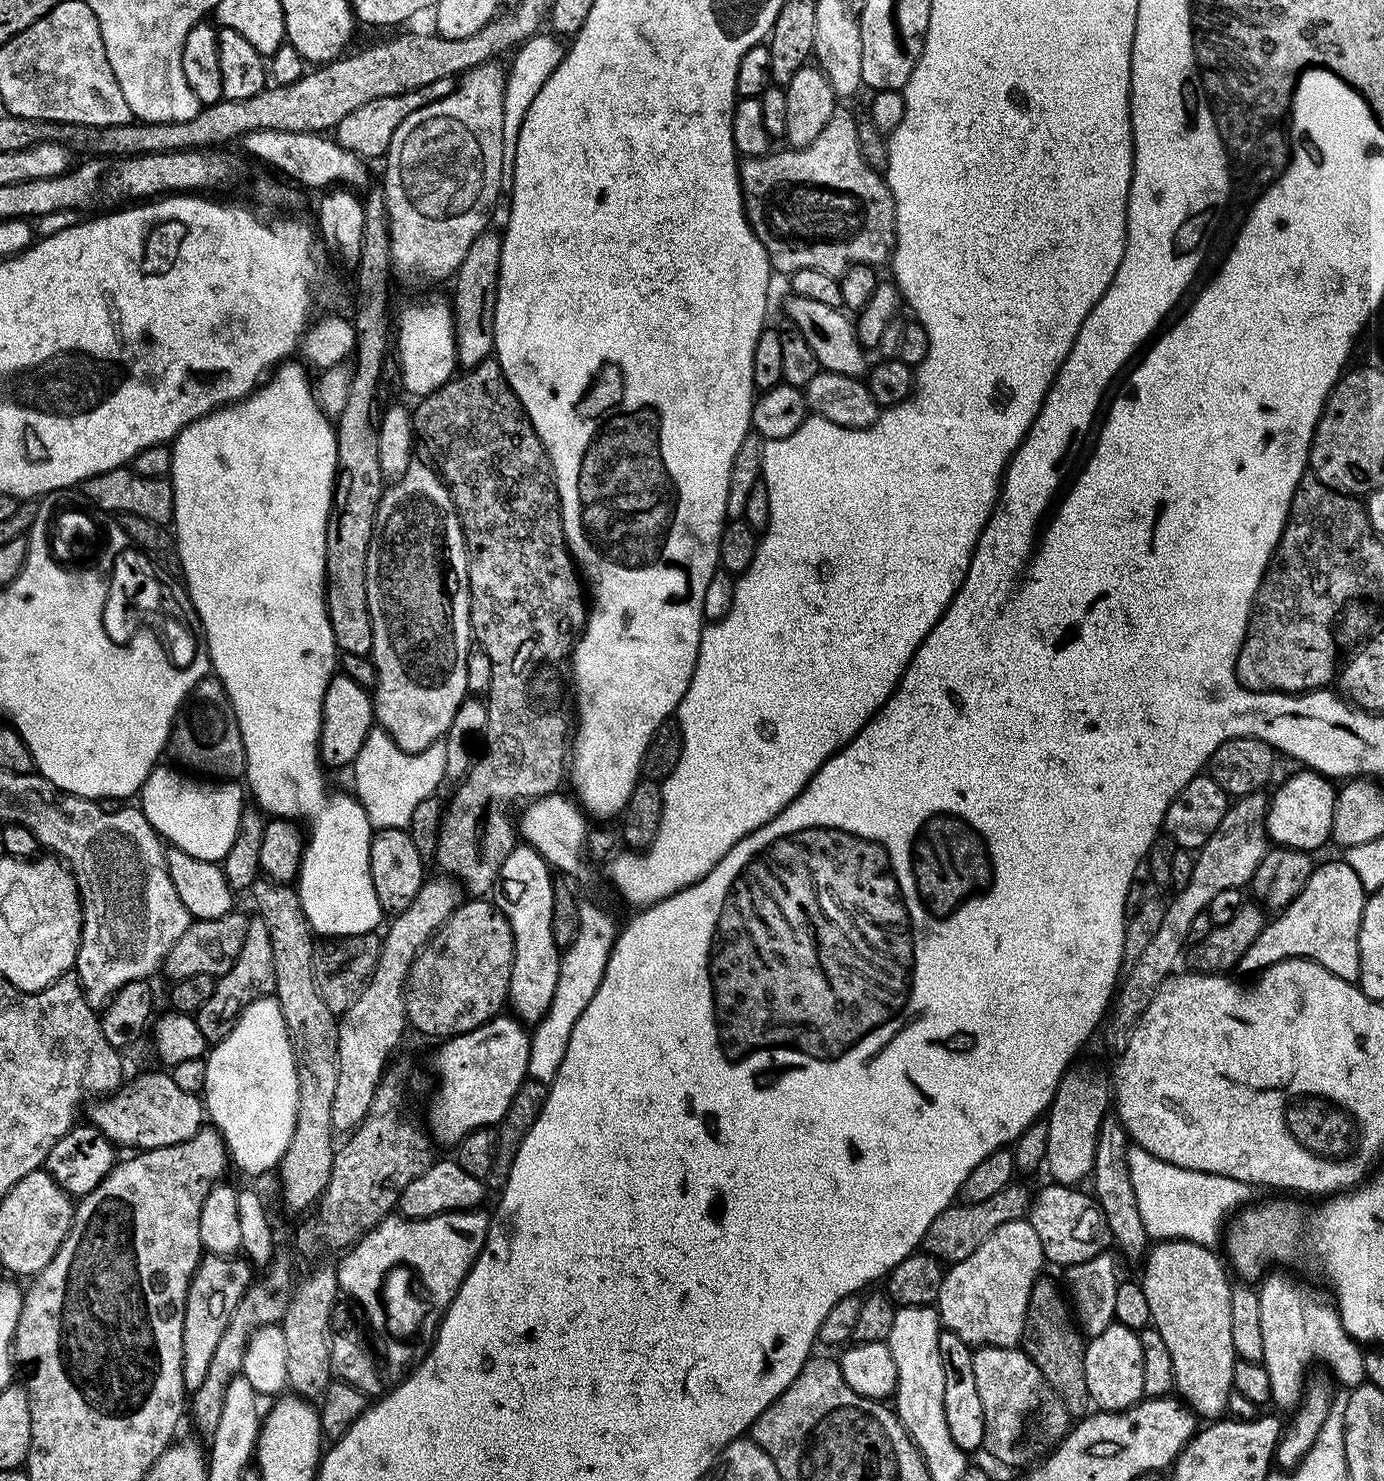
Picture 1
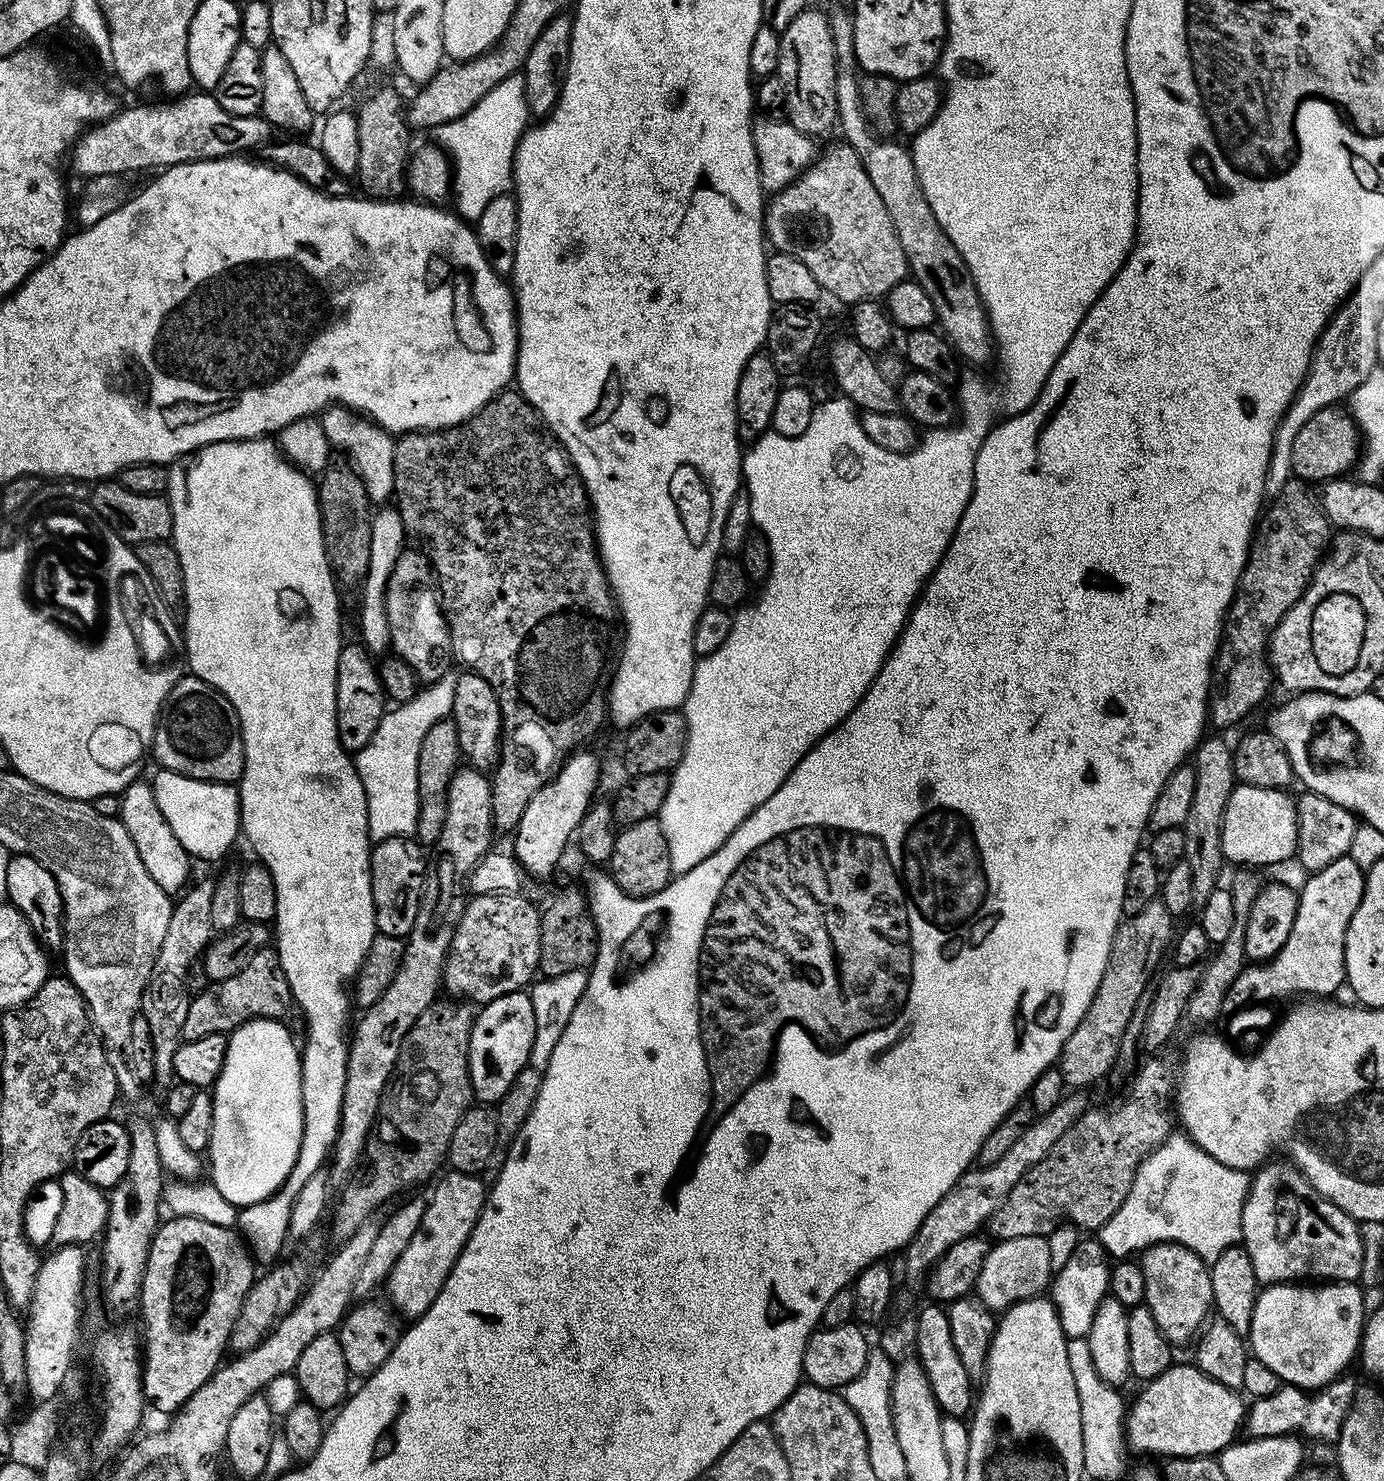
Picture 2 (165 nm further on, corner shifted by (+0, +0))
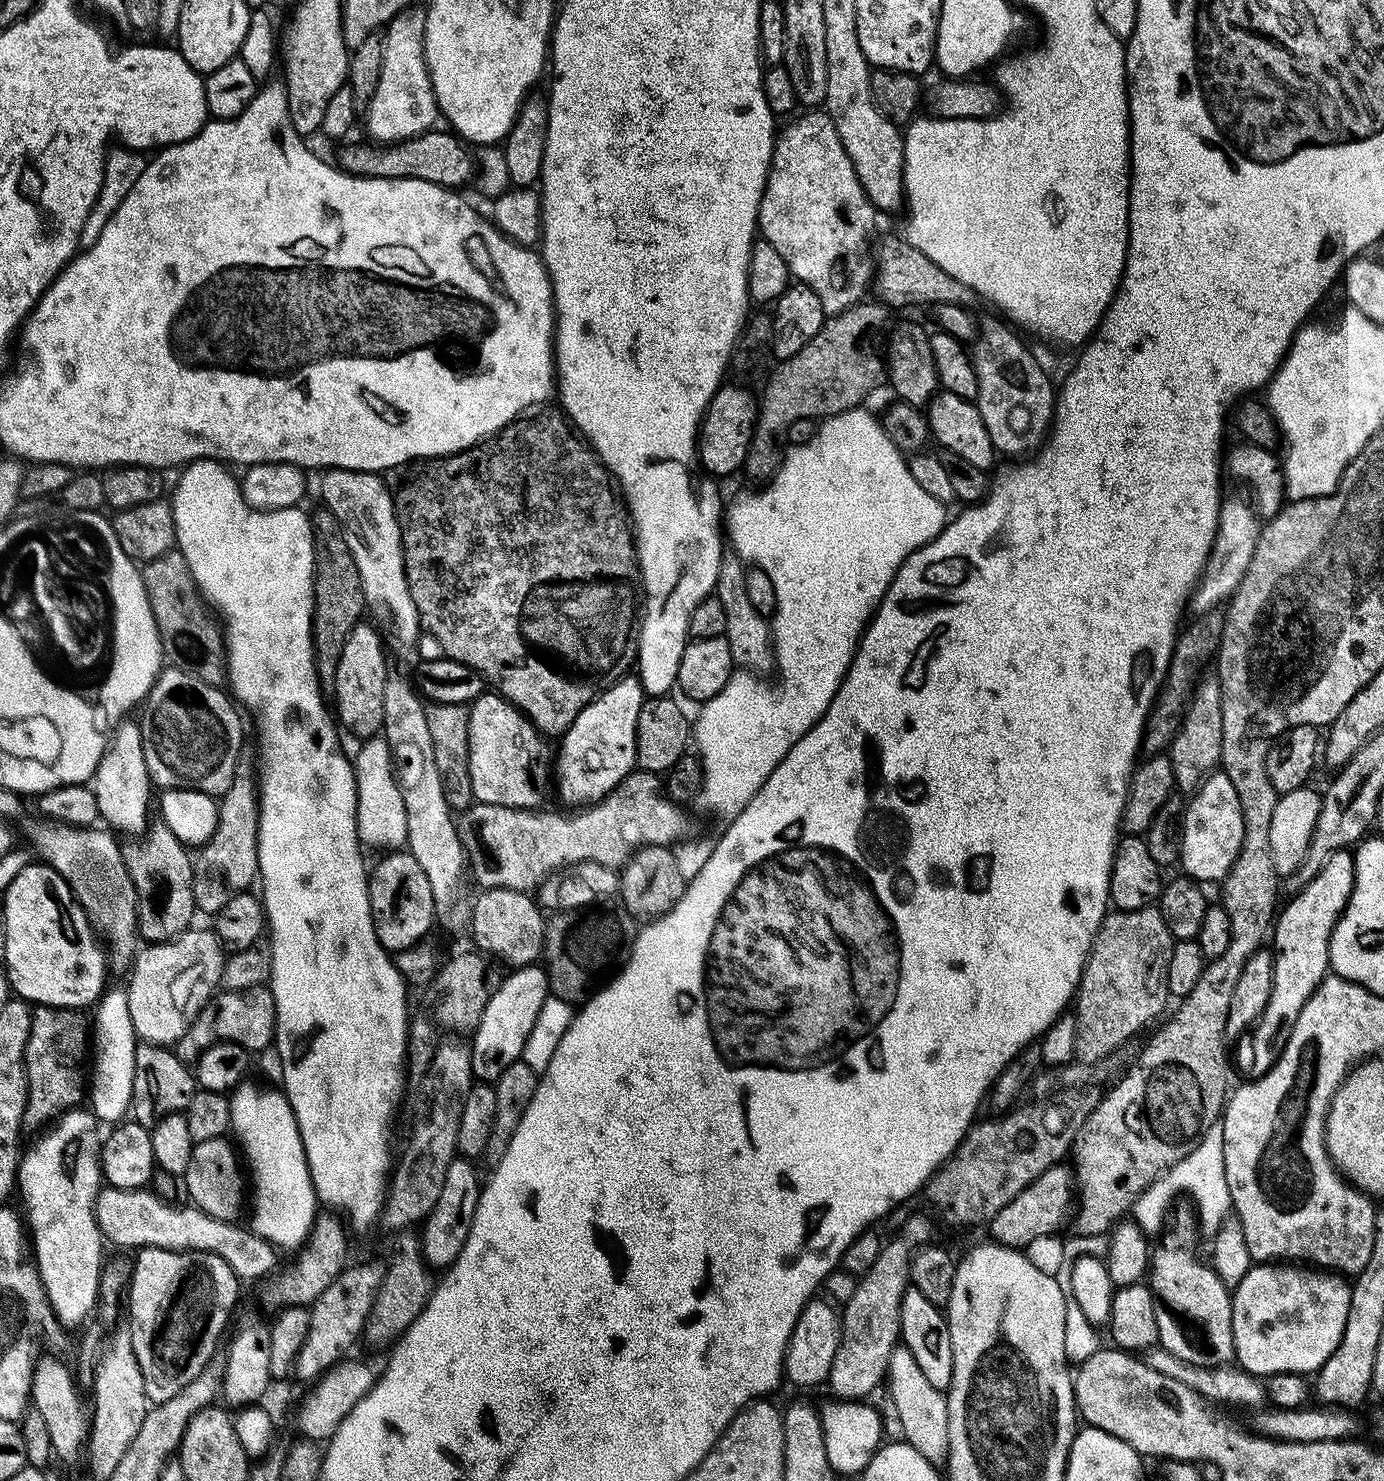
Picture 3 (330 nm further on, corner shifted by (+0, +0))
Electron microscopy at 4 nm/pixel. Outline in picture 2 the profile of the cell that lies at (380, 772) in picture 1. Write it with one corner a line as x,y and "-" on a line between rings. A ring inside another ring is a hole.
449,668
438,679
419,689
415,698
387,709
370,742
355,753
356,772
367,796
368,835
373,841
410,836
417,831
418,752
421,740
434,724
451,717
454,689
459,677
460,672
457,669

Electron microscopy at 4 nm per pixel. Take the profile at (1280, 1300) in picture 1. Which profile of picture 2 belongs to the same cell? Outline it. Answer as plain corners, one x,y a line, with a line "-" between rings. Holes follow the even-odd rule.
1290,1162
1265,1163
1255,1169
1248,1185
1248,1197
1242,1210
1242,1246
1248,1252
1252,1269
1261,1285
1300,1282
1303,1276
1321,1276
1324,1282
1359,1281
1364,1268
1364,1240
1360,1237
1361,1225
1334,1202
1330,1202

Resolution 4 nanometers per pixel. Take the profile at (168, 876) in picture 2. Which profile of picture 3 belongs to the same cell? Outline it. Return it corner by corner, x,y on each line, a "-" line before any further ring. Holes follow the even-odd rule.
128,718
115,725
116,733
111,733
108,749
98,762
92,775
90,789
97,799
99,819
104,820
109,829
117,833
125,832
125,837
140,838
148,831
148,803
154,800
154,785
146,770
146,758
142,754
142,734
139,723

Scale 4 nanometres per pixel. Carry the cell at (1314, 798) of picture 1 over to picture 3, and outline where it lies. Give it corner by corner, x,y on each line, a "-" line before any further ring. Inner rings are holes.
1217,770
1200,785
1184,809
1178,861
1179,867
1184,867
1183,875
1197,882
1223,881
1242,850
1243,837
1244,819
1238,794
1234,794
1234,786
1230,786
1230,778
1226,778
1224,771

